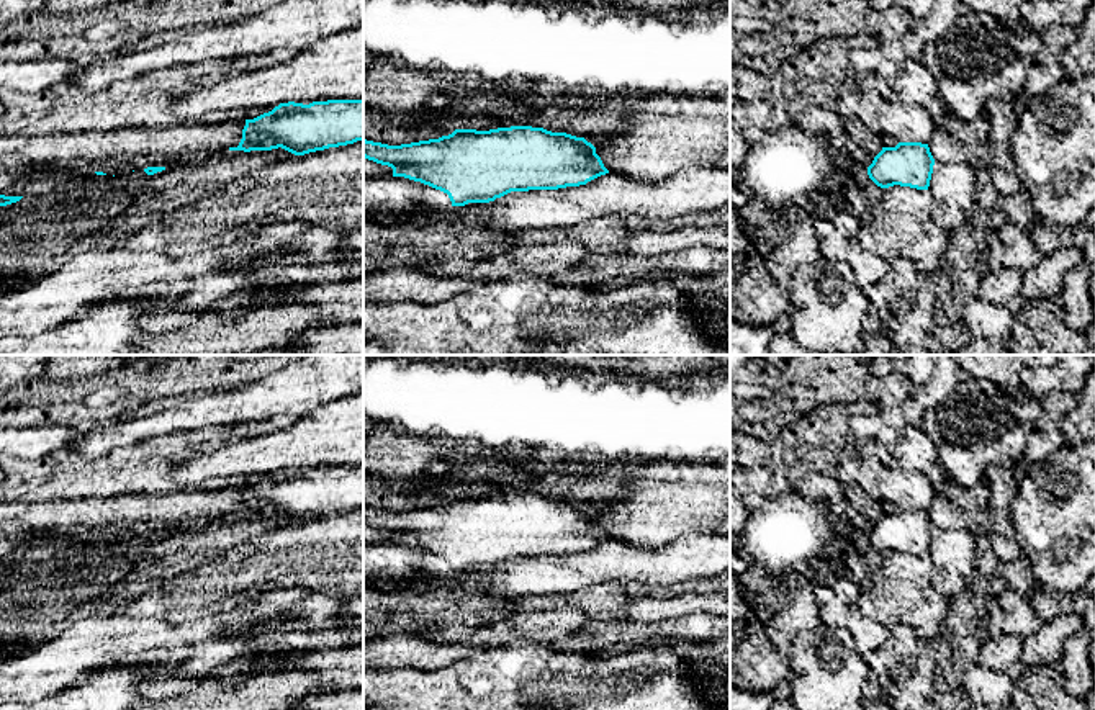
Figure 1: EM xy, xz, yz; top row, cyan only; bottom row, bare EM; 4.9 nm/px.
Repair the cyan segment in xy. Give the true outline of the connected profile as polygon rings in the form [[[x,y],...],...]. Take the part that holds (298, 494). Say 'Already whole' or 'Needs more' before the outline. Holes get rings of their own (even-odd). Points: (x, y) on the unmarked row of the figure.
Already whole. [[[363,466],[280,470],[272,478],[246,486],[242,506],[229,517],[285,515],[304,522],[363,507]]]

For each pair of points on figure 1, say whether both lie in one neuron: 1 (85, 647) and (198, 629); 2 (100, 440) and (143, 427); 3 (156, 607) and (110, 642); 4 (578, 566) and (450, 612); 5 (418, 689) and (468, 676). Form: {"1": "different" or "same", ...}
{"1": "same", "2": "same", "3": "different", "4": "different", "5": "same"}

